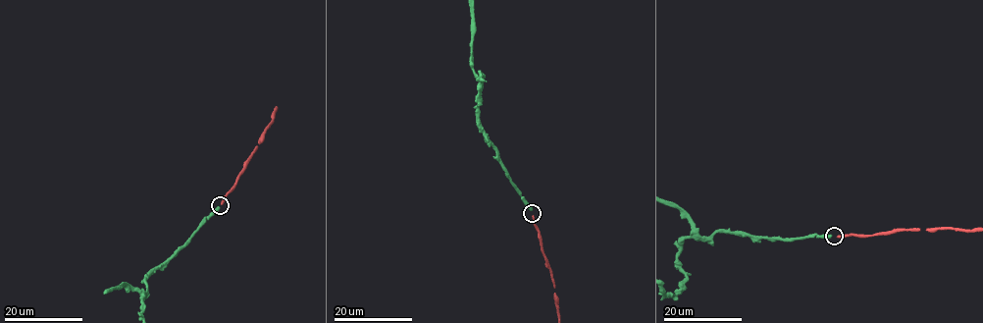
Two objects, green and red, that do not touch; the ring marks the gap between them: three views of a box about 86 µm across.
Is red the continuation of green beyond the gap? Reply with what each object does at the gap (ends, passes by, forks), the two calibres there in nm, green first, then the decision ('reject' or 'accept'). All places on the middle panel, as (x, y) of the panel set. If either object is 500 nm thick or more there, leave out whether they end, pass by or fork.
green ends | red ends | 400/240 nm | accept

